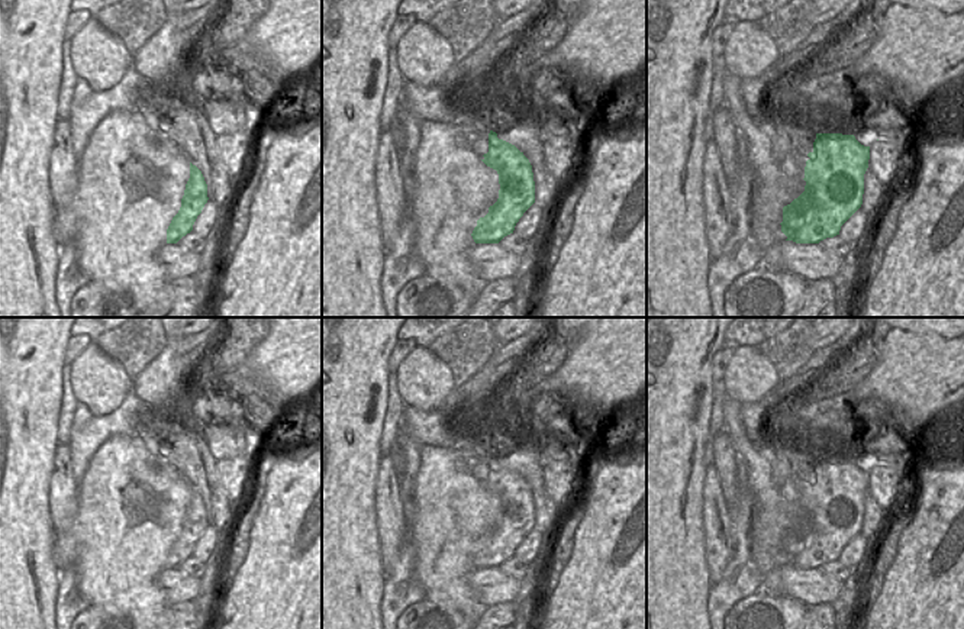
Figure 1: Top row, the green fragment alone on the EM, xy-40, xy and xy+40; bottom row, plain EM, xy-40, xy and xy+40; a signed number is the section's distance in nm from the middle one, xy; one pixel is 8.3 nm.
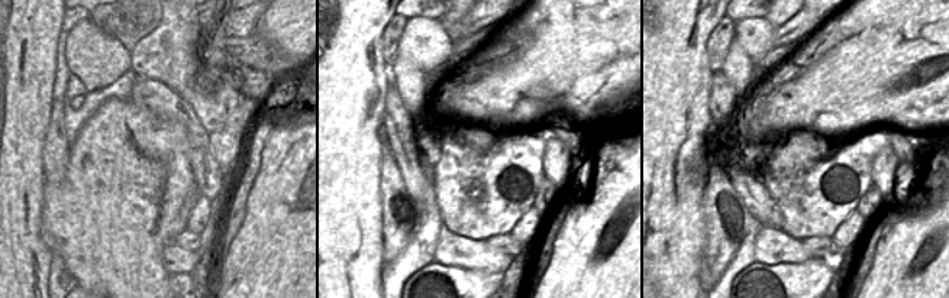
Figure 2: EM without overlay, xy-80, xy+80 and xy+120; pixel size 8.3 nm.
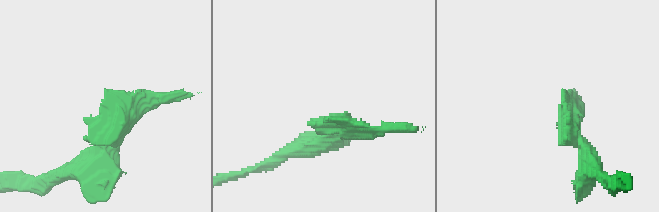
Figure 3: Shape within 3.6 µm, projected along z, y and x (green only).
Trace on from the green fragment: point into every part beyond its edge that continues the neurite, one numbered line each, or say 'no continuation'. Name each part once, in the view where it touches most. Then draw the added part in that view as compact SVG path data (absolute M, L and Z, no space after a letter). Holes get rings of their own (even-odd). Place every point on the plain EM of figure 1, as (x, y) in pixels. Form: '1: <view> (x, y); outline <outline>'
1: xy+40 (798, 465); outline M781 446L781 467L773 470L773 481L776 488L783 490L784 484L789 483L796 493L793 500L794 504L805 503L806 486L809 477L813 477L813 467L816 464L816 457L809 455L797 448Z

